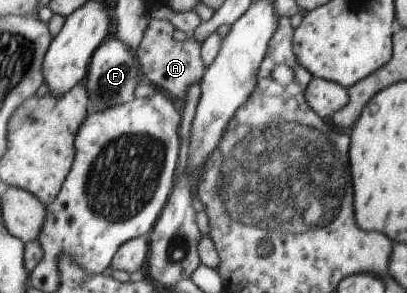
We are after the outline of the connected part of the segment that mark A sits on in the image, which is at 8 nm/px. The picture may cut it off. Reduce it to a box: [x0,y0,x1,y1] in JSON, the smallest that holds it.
[135,19,206,100]

